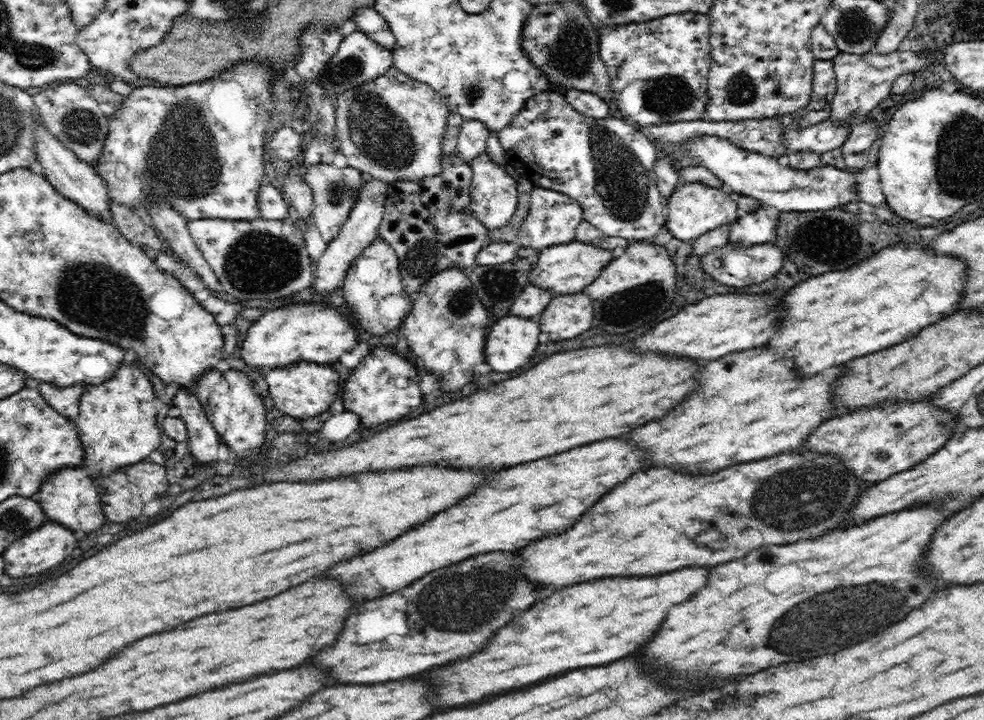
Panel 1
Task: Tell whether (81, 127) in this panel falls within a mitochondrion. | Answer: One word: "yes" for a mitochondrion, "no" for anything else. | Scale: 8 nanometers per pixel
yes

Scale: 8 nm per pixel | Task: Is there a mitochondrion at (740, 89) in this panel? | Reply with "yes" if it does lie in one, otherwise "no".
yes

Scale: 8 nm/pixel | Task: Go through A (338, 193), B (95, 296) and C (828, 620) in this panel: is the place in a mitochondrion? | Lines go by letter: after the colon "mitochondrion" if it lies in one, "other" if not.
A: mitochondrion
B: mitochondrion
C: mitochondrion

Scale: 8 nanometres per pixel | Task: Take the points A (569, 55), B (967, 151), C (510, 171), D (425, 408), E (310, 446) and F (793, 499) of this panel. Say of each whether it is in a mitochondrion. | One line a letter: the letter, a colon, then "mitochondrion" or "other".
A: mitochondrion
B: mitochondrion
C: other
D: other
E: other
F: mitochondrion

